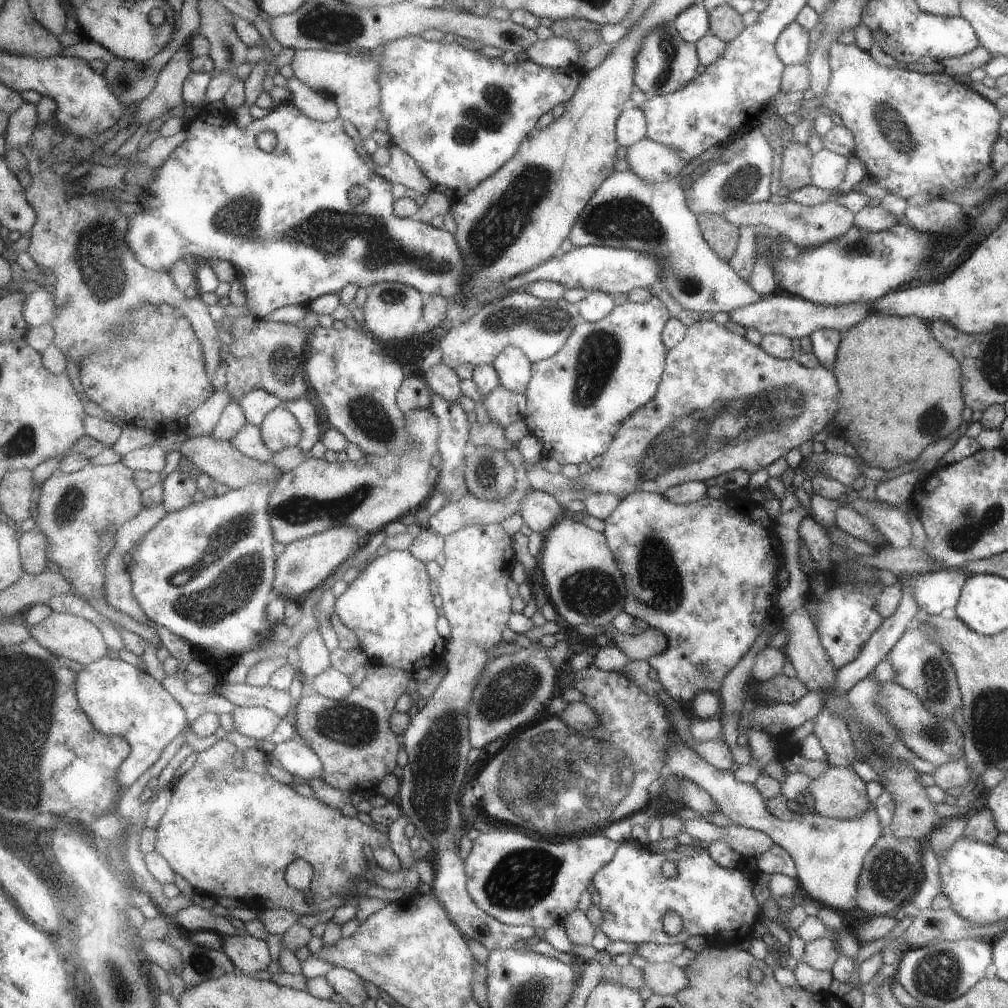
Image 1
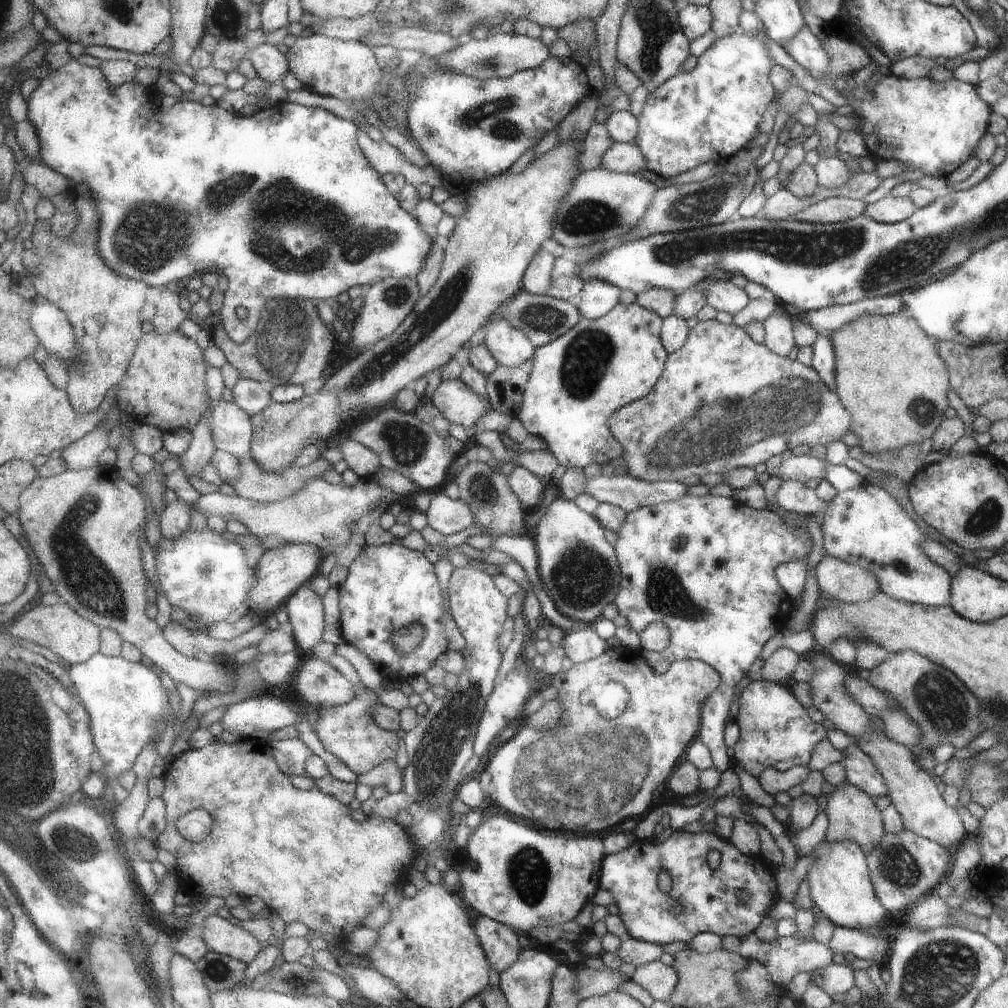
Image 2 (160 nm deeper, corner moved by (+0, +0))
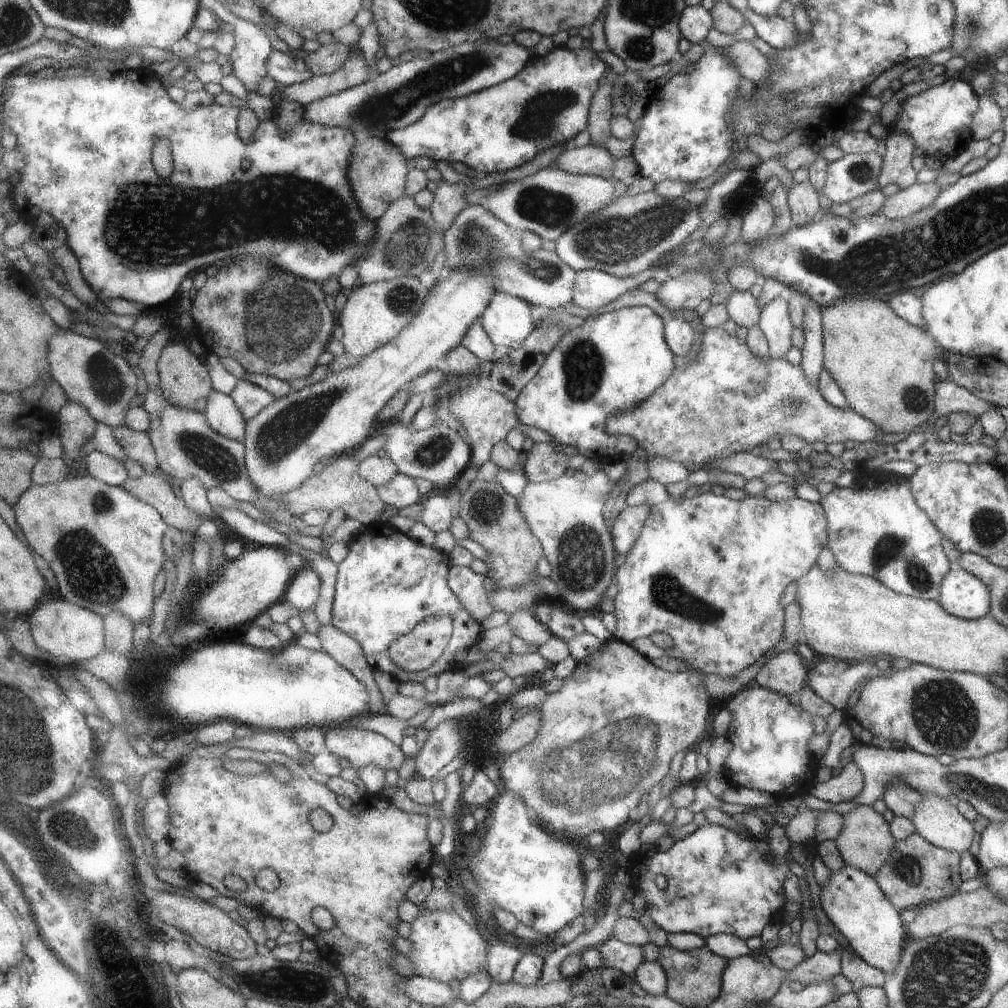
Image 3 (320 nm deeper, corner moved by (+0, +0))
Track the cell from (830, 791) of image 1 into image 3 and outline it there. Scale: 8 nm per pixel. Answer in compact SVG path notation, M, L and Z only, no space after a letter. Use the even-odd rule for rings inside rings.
M860 805L850 809L848 812L841 814L843 822L837 836L835 836L835 844L843 859L843 863L853 868L859 868L861 872L873 874L885 864L885 860L891 854L891 848L895 844L895 840L889 833L887 822L883 820L882 814L877 814L871 805Z

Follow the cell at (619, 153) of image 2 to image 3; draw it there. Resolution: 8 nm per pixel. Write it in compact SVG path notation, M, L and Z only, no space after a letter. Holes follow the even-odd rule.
M588 144L581 148L569 146L554 161L553 166L572 174L598 175L613 179L612 162L617 160L613 152Z

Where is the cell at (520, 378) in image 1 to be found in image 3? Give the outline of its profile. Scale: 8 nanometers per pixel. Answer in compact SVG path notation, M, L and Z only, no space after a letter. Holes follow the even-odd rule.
M503 292L495 294L481 324L500 352L522 348L536 330L532 305Z

